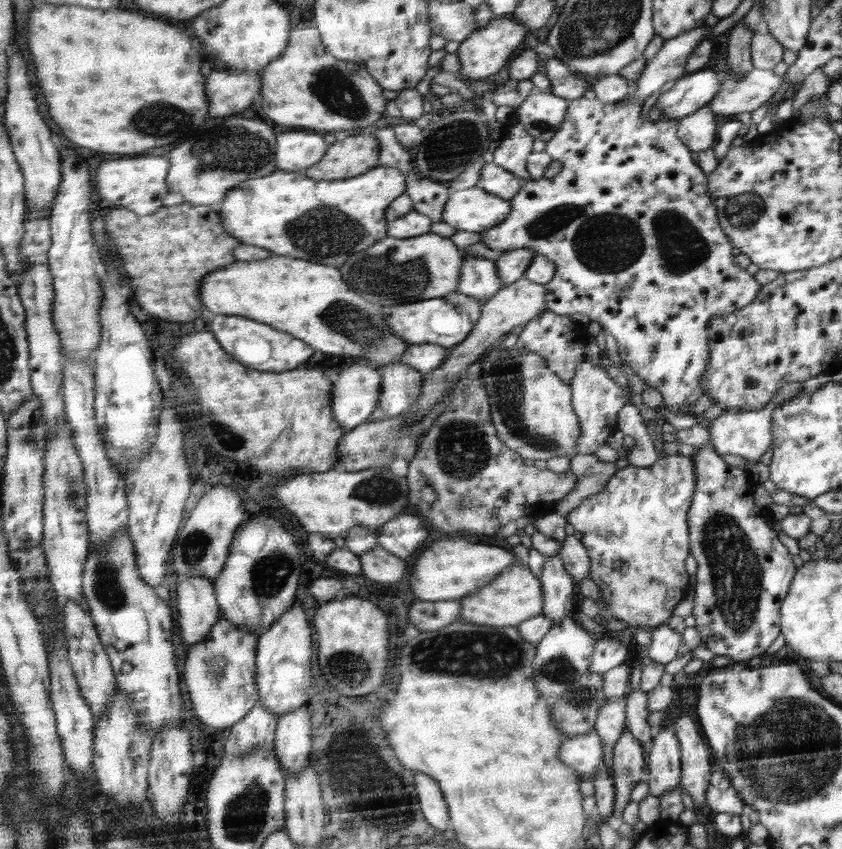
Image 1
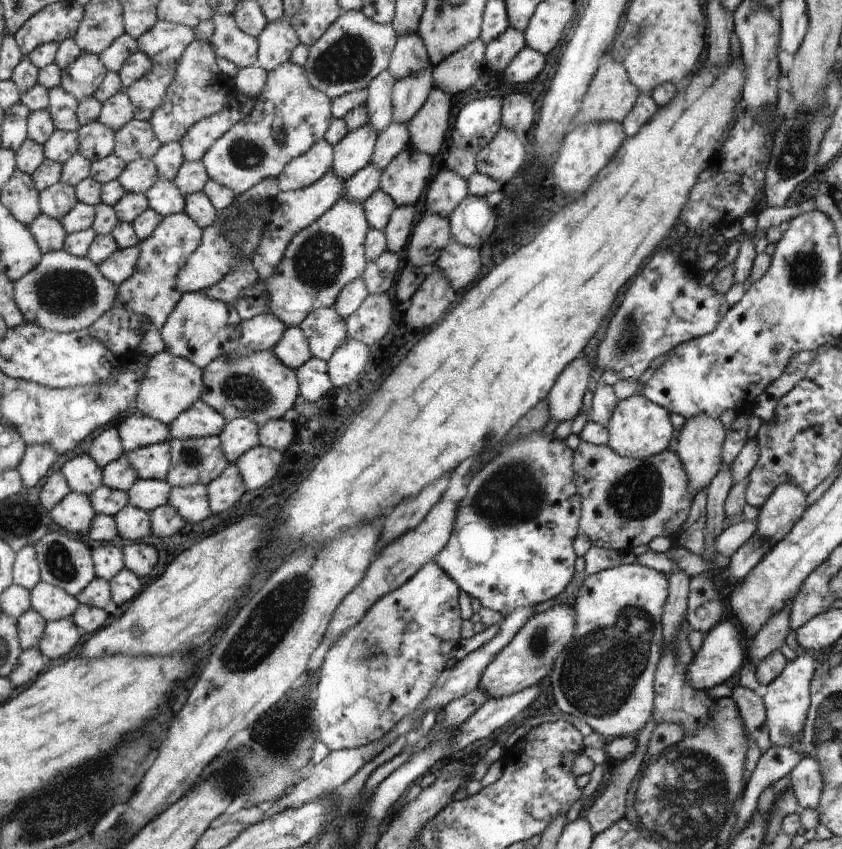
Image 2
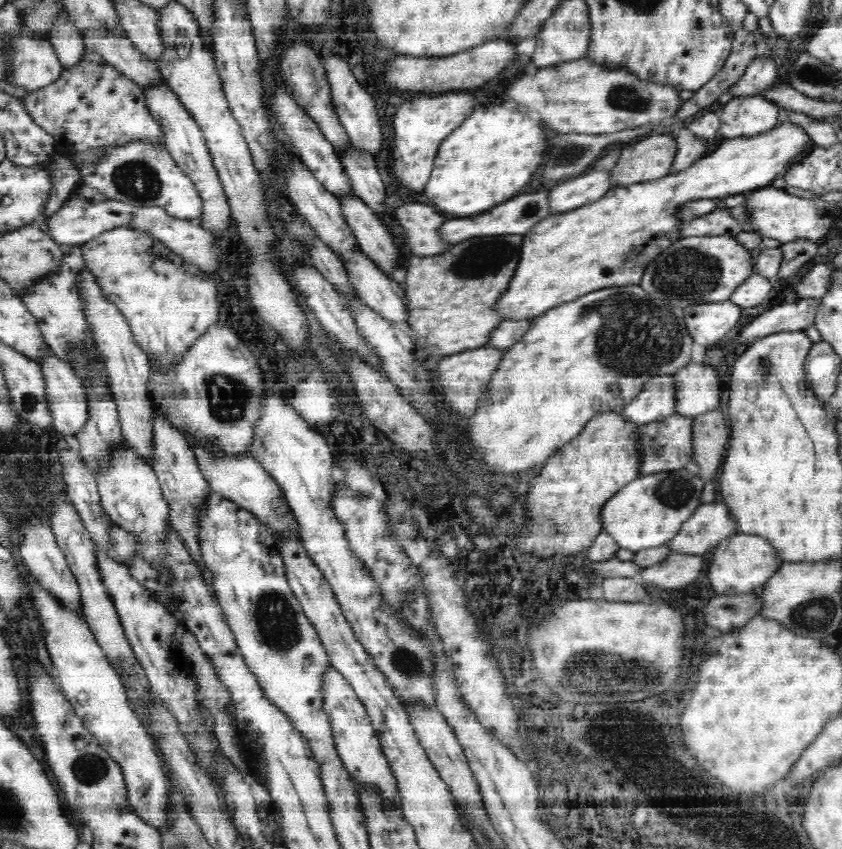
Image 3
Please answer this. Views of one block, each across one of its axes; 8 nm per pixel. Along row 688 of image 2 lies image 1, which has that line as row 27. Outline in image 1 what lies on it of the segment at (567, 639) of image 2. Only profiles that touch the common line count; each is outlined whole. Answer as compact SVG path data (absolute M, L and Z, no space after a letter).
M509 14L500 15L492 19L486 26L474 30L470 34L469 39L460 43L457 51L460 70L458 76L466 80L481 80L486 76L493 74L496 77L496 72L502 72L502 66L508 62L510 54L516 50L516 46L525 40L526 35L530 32L527 28L517 22Z

